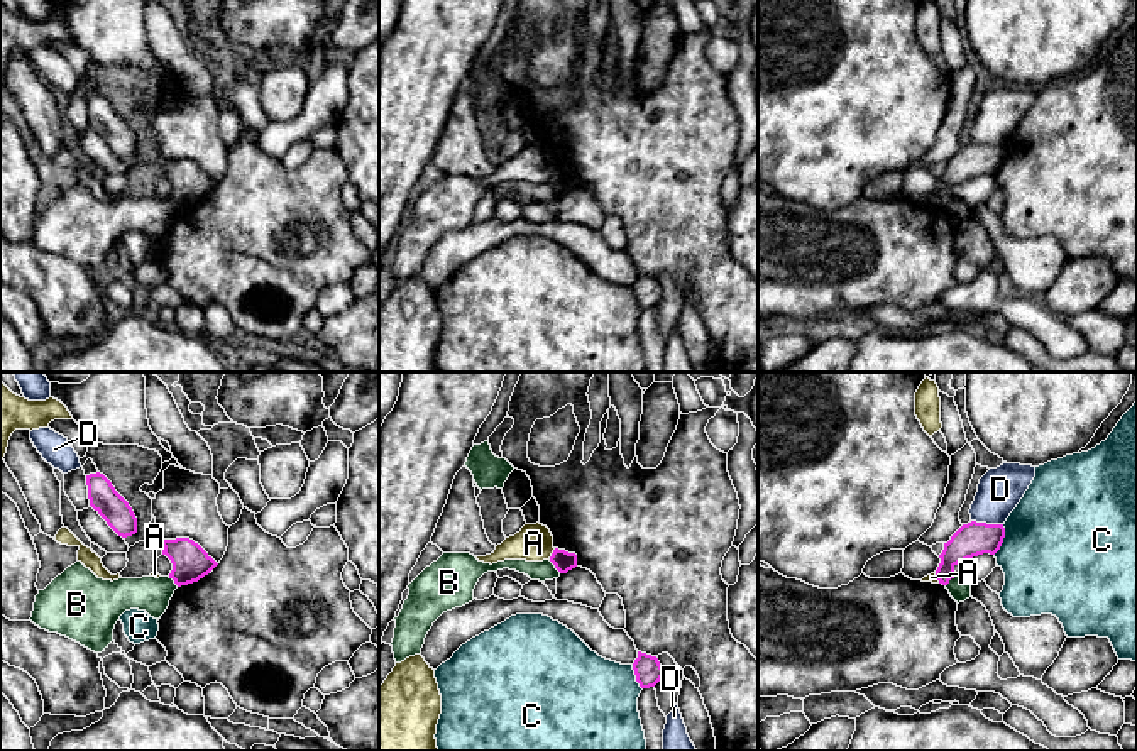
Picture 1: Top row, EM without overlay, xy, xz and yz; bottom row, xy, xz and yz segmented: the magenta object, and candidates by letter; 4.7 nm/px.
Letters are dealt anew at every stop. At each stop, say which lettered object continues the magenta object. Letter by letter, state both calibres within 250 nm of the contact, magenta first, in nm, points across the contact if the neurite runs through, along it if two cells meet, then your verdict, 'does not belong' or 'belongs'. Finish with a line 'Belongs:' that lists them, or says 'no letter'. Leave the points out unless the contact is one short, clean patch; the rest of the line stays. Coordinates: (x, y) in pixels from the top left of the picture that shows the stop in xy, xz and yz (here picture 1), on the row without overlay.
A: 90 nm thick on the magenta side, 180 nm on the other; border along xz (555, 169), (549, 180); does not belong
B: 90 nm thick on the magenta side, 100 nm on the other; border along xz (549, 181), (560, 193); does not belong
C: 160 nm thick on the magenta side, 500 nm on the other; does not belong
D: 160 nm thick on the magenta side, 220 nm on the other; does not belong
Belongs: no letter

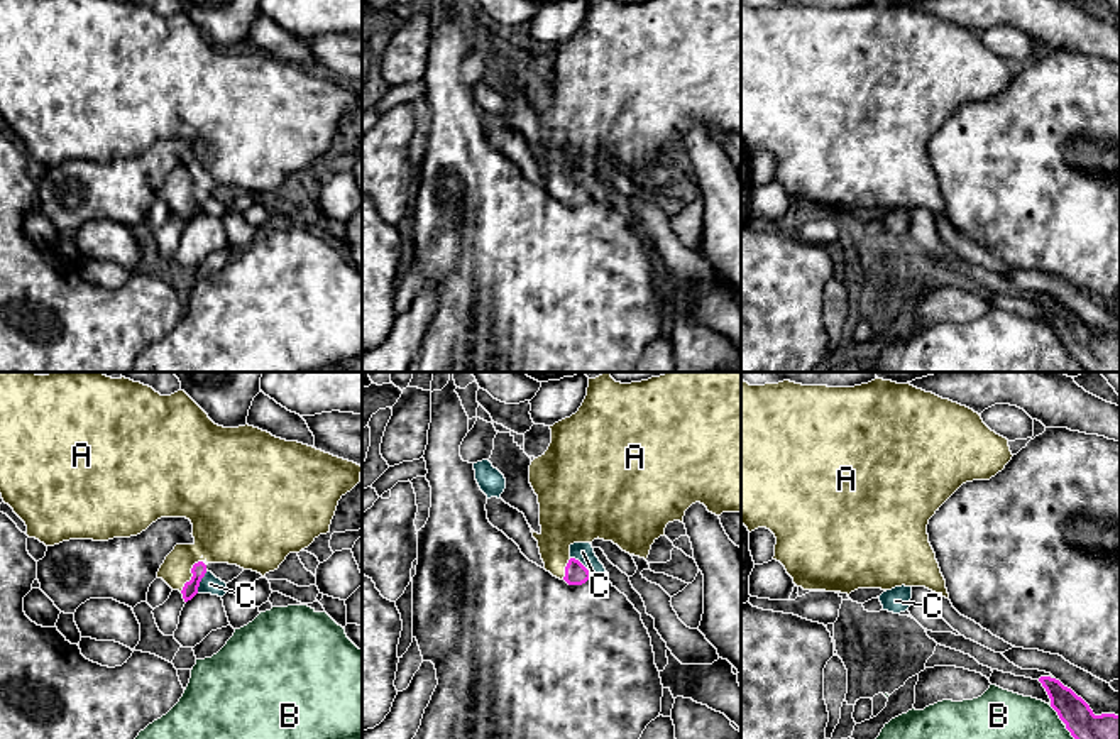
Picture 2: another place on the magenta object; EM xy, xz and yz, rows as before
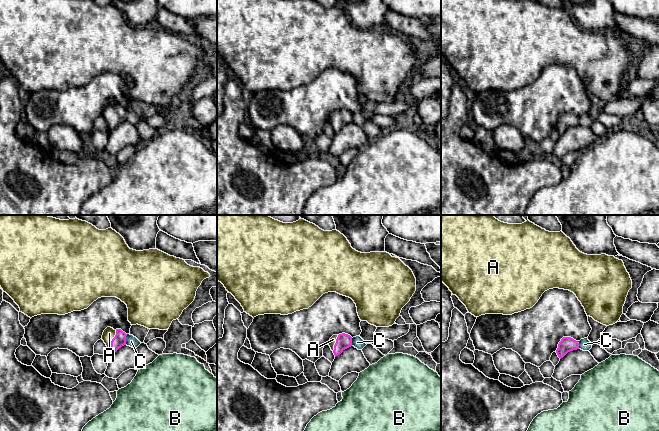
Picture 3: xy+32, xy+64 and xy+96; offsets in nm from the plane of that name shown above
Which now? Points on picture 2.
A: 70 nm thick on the magenta side, 300 nm on the other; runs through xy (198, 191), (192, 193), (192, 181), (225, 153); belongs
B: 220 nm thick on the magenta side, 500 nm on the other; does not belong
C: 110 nm thick on the magenta side, 90 nm on the other; does not belong
Belongs: A

